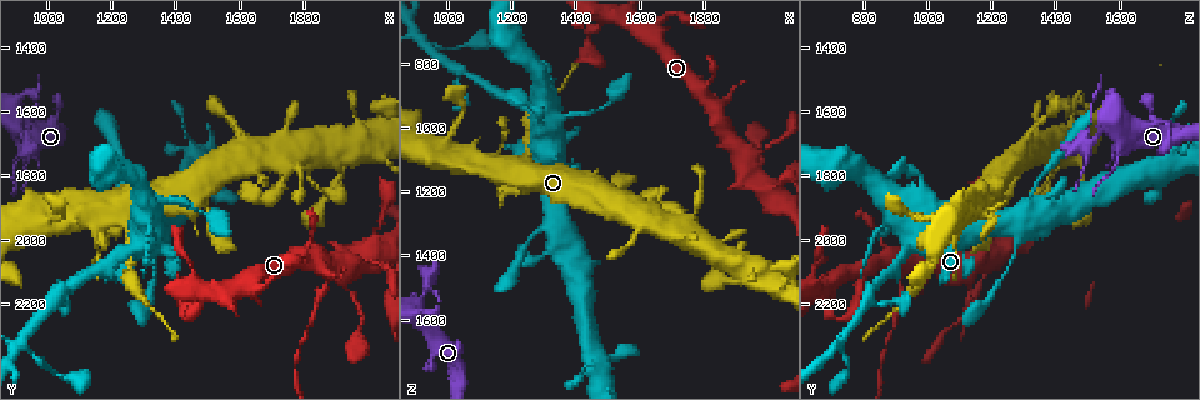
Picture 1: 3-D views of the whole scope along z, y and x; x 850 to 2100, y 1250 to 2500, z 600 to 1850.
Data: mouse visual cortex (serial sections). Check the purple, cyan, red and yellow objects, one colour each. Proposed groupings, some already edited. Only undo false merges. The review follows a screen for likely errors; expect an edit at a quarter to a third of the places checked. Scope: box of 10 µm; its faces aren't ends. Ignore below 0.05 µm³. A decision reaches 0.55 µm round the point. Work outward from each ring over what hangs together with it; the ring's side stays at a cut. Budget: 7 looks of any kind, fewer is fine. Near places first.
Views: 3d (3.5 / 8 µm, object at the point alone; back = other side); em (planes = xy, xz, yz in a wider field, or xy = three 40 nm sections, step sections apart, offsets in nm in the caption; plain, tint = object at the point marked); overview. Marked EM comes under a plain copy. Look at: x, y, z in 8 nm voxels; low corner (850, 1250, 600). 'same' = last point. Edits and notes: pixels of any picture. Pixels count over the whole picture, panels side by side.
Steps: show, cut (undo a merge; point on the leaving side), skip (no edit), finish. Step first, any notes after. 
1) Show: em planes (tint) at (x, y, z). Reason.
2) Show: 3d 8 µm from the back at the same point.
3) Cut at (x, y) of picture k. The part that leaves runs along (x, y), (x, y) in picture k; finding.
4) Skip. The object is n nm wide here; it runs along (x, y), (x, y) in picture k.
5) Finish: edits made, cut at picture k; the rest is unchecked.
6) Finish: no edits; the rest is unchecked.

Show: 3d 3.5 µm at (1250, 1970, 1070). Thick turns thin.

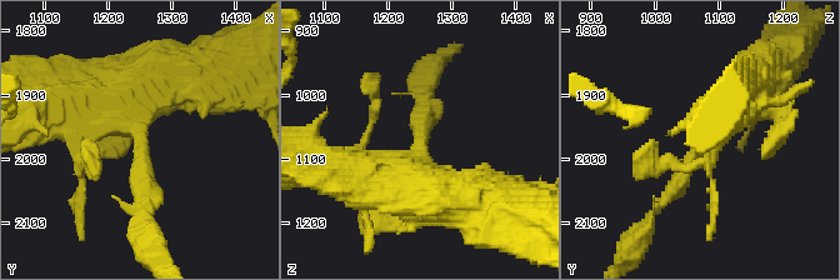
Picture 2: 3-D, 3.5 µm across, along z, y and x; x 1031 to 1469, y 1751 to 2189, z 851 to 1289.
Show: em xy step 1 (tint) at (1250, 1965, 1080). The arms are 250, 600 nm wide; shape alone is not enough.

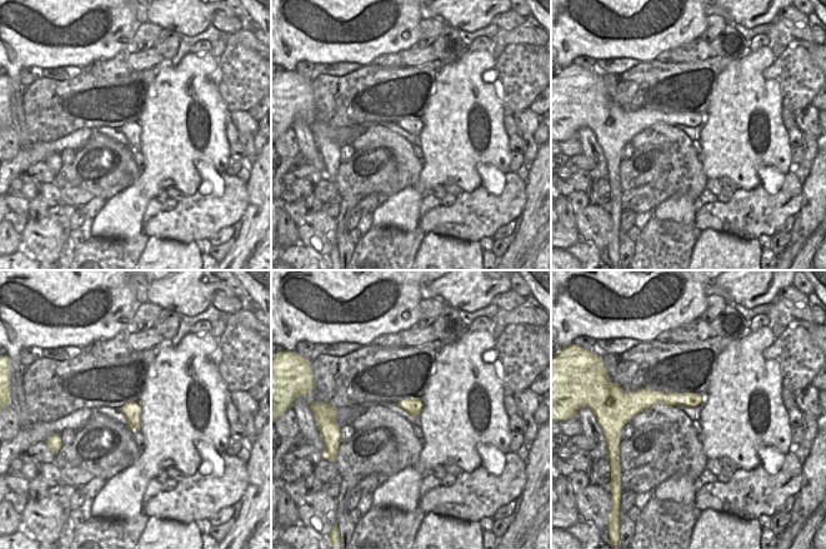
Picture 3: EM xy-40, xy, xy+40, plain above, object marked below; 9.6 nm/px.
Skip. It runs along (697, 398), (646, 398), (637, 403) in picture 3; all the same cell.

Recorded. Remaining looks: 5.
Show: em xy step 3 (tint) at (1820, 2070, 930). Sharp bend.

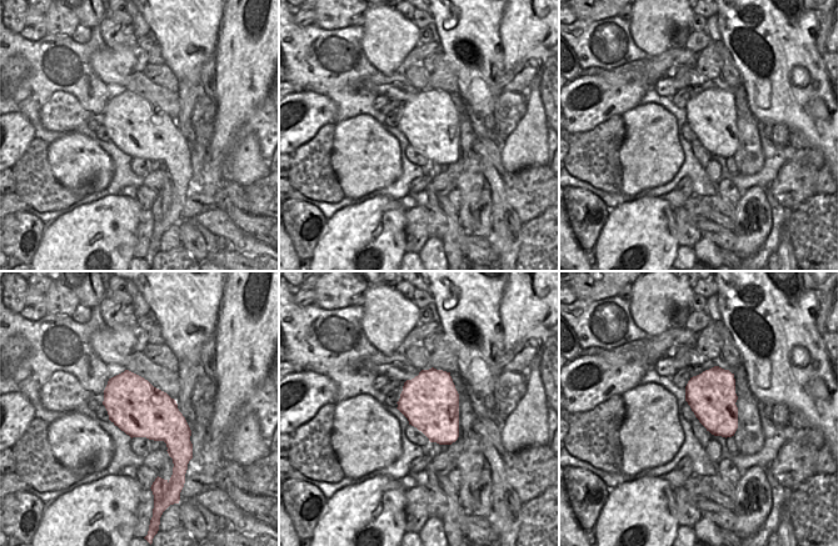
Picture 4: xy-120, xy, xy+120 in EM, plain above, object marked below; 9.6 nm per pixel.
Show: 3d 3.5 µm at the same point.

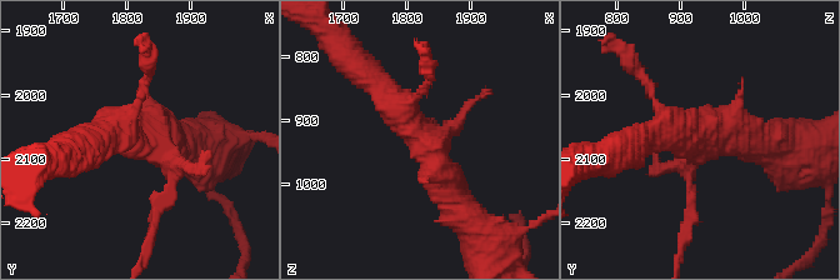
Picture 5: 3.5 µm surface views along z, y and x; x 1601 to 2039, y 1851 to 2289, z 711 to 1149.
Cut at (159, 209) of picture 5. The object is 550 nm wide here; the part that leaves runs along (170, 161), (178, 181), (143, 261) in picture 5; two cells meet here.

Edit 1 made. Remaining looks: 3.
Show: 3d 3.5 µm at (2030, 2070, 1050). Thin neck.

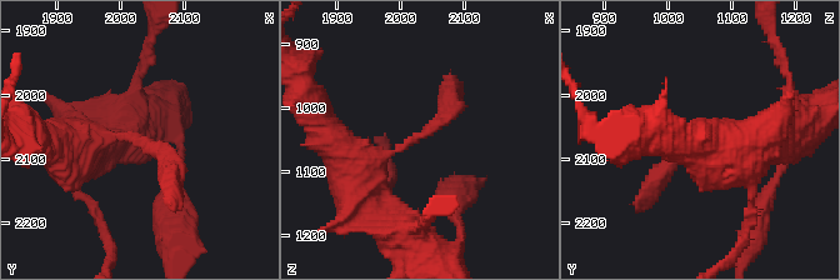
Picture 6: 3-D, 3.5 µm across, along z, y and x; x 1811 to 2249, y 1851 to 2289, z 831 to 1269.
Show: em planes (tint) at (2020, 2070, 1045). The arms are 200, 600 nm wide; need the tissue.

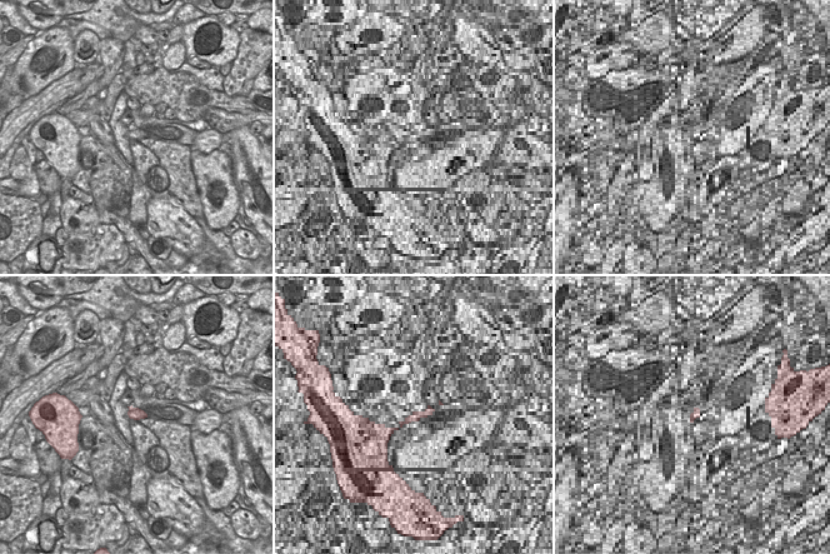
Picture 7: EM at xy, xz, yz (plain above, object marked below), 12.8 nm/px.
Skip. It runs along (350, 160), (423, 135), (454, 90) in picture 6; continuous, no second cell.

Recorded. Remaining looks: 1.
Finish: edits made, cut at picture 5; the rest is unchecked.

